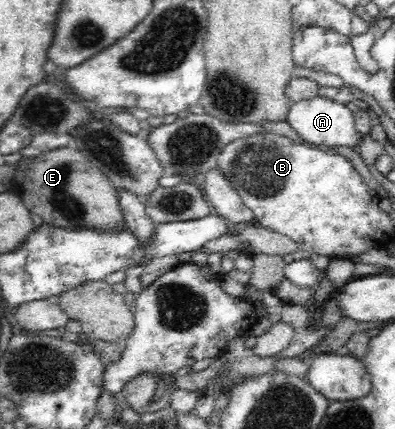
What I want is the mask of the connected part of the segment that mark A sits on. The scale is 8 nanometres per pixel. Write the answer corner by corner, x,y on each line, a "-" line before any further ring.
313,96
313,99
302,99
294,102
288,111
289,125
299,133
309,145
326,145
327,147
355,147
359,145
362,135
354,124
354,112
344,103
325,99
324,96

